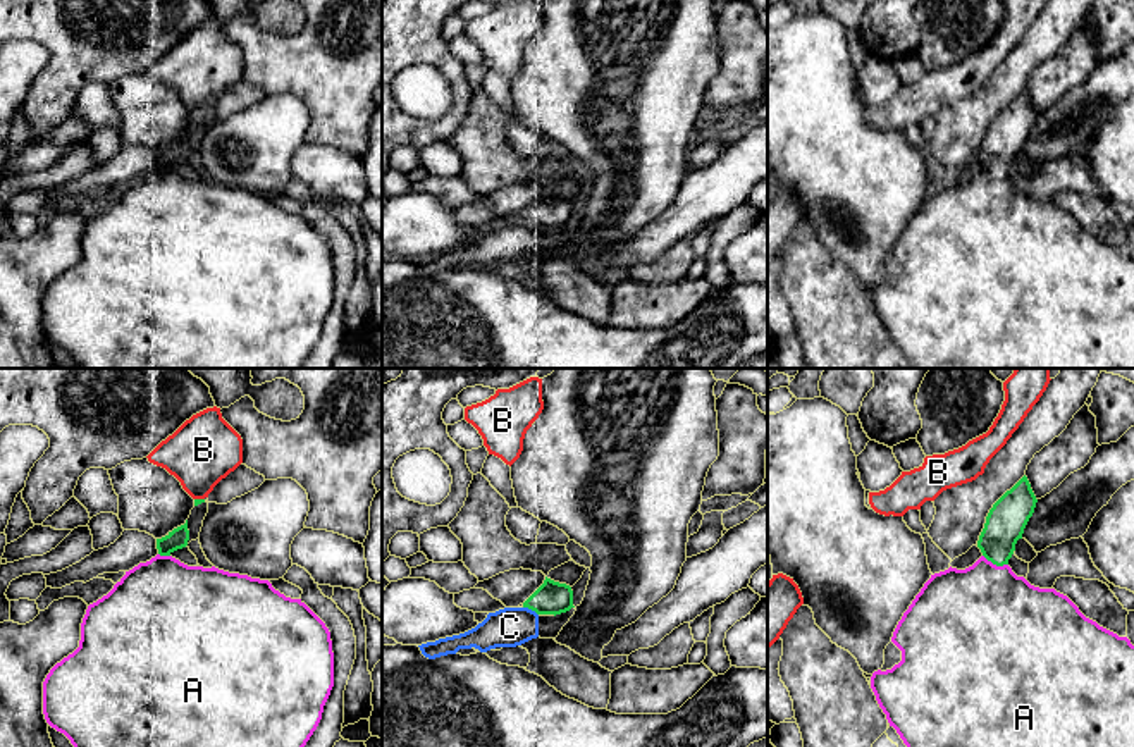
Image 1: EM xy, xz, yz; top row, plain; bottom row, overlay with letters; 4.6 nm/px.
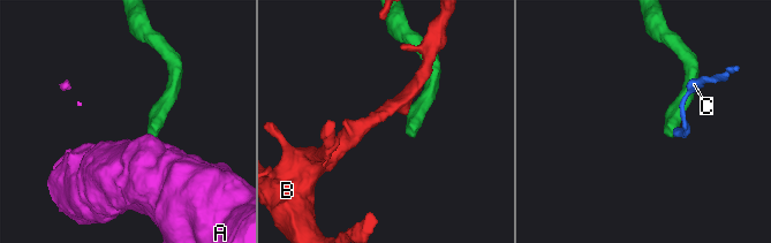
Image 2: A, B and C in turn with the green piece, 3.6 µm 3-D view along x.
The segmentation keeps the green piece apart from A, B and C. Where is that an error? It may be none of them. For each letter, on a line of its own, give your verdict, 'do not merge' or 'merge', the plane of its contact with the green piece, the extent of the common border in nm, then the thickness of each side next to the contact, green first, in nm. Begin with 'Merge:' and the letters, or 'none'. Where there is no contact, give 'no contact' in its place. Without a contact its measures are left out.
Merge: A
A: merge | yz | 130 nm | 190/480 nm
B: do not merge | xy | 50 nm | 30/320 nm
C: do not merge | xz | 80 nm | 160/190 nm

